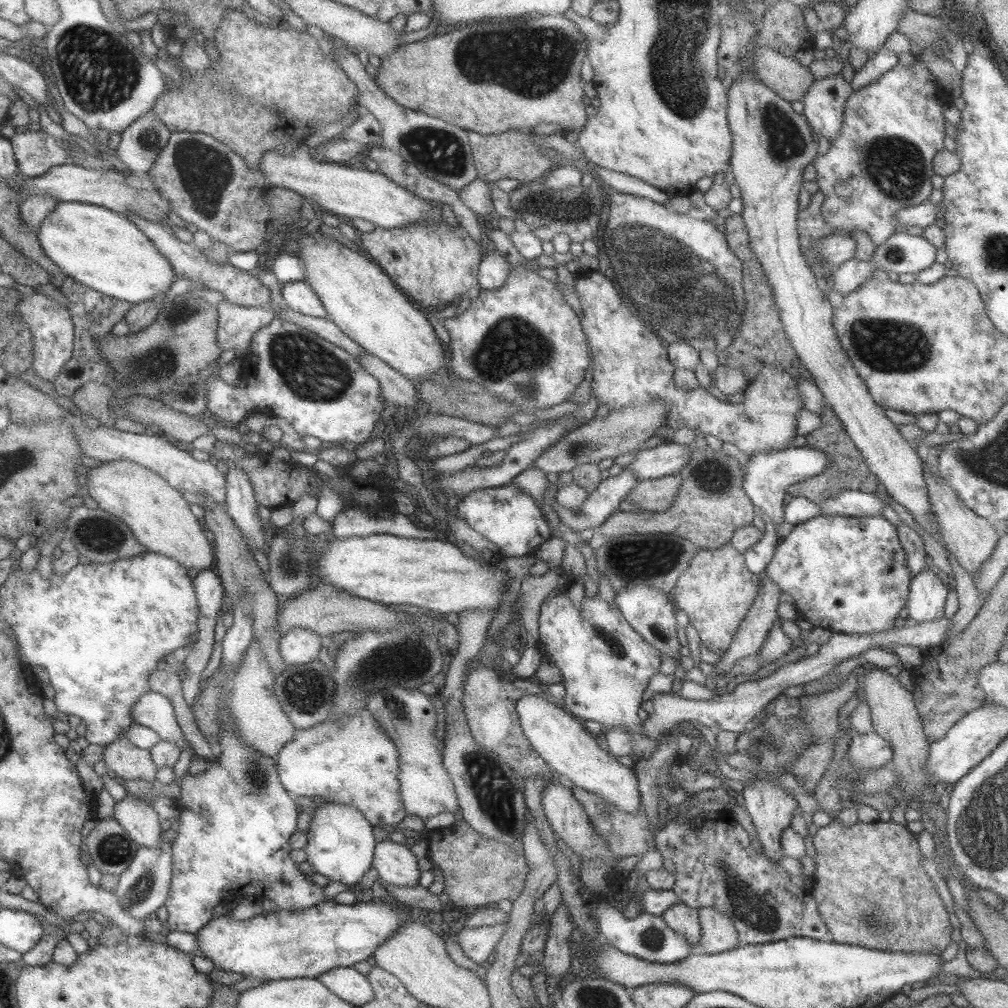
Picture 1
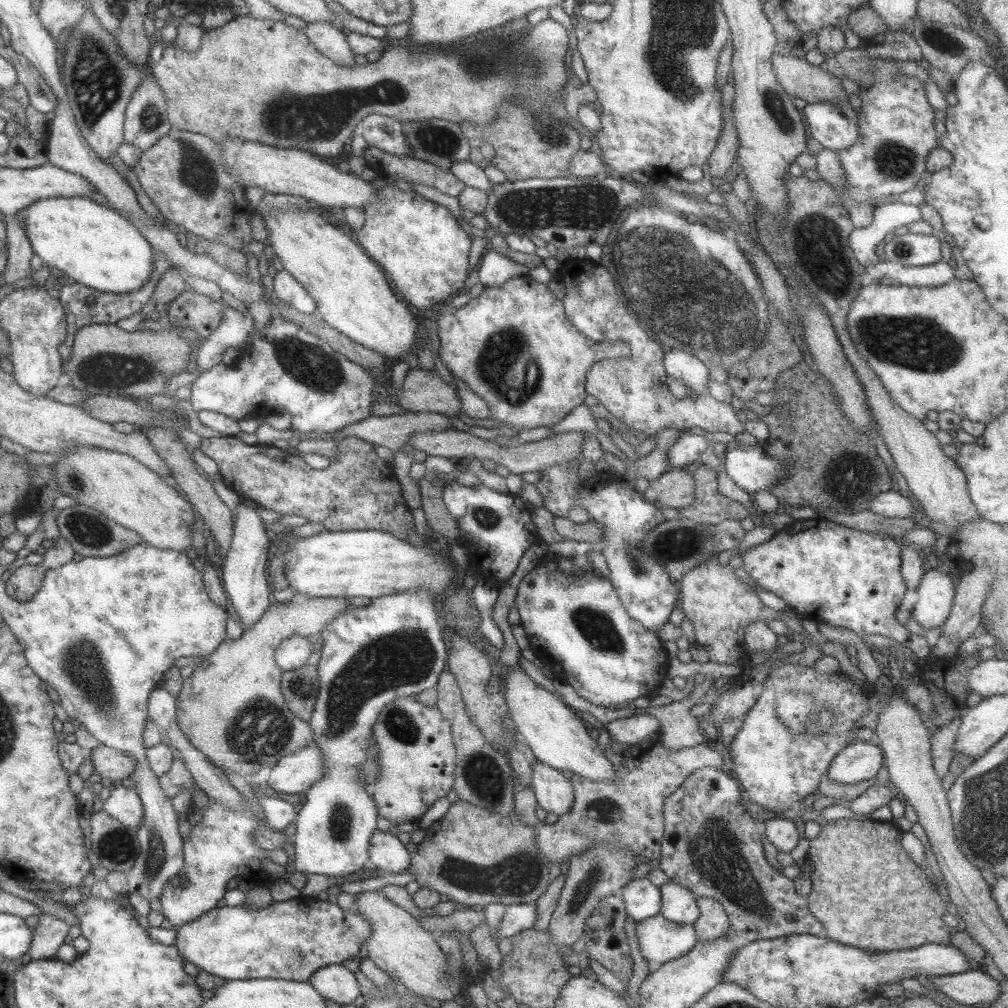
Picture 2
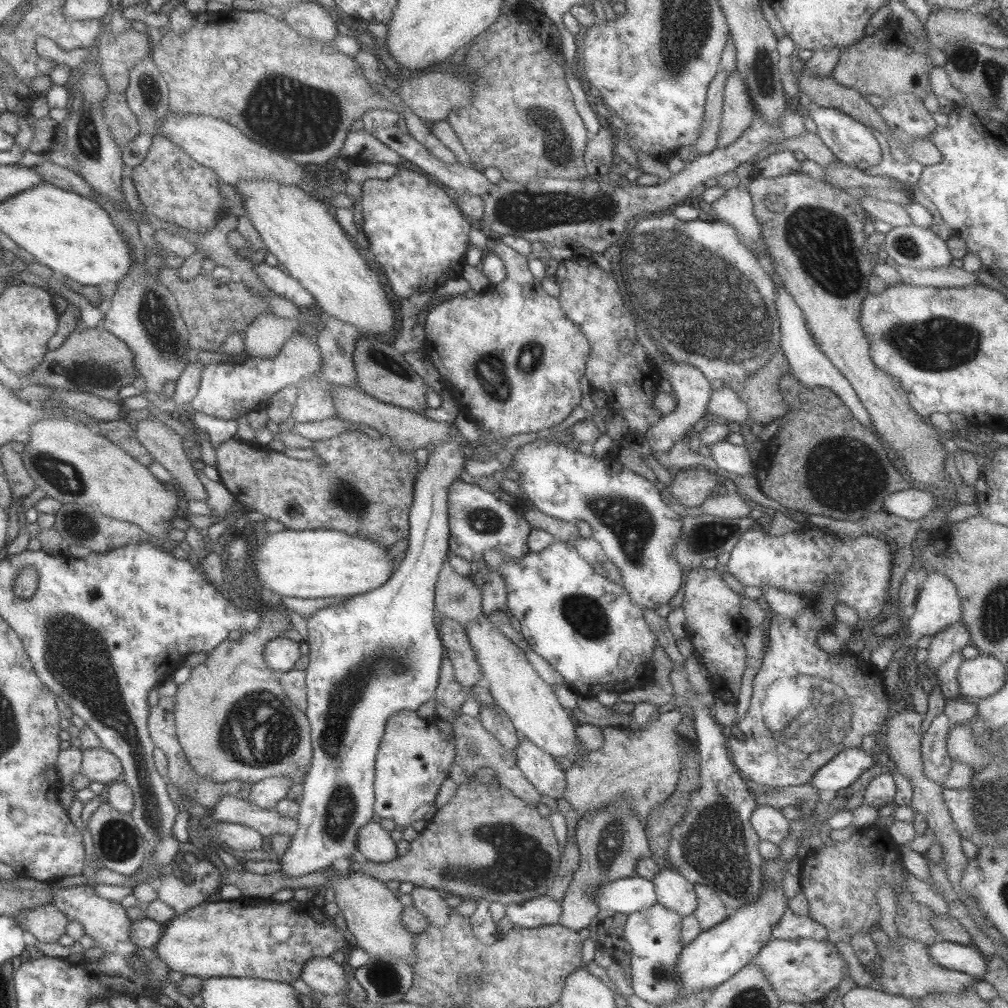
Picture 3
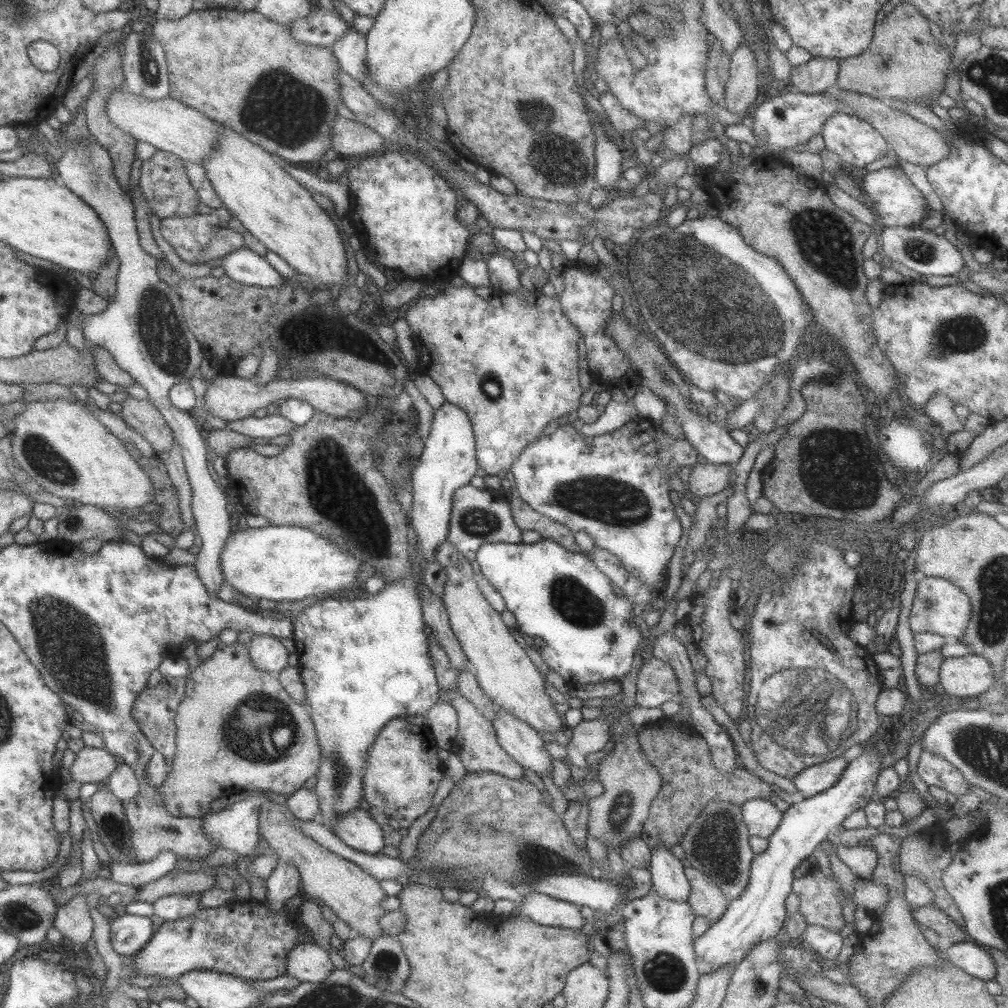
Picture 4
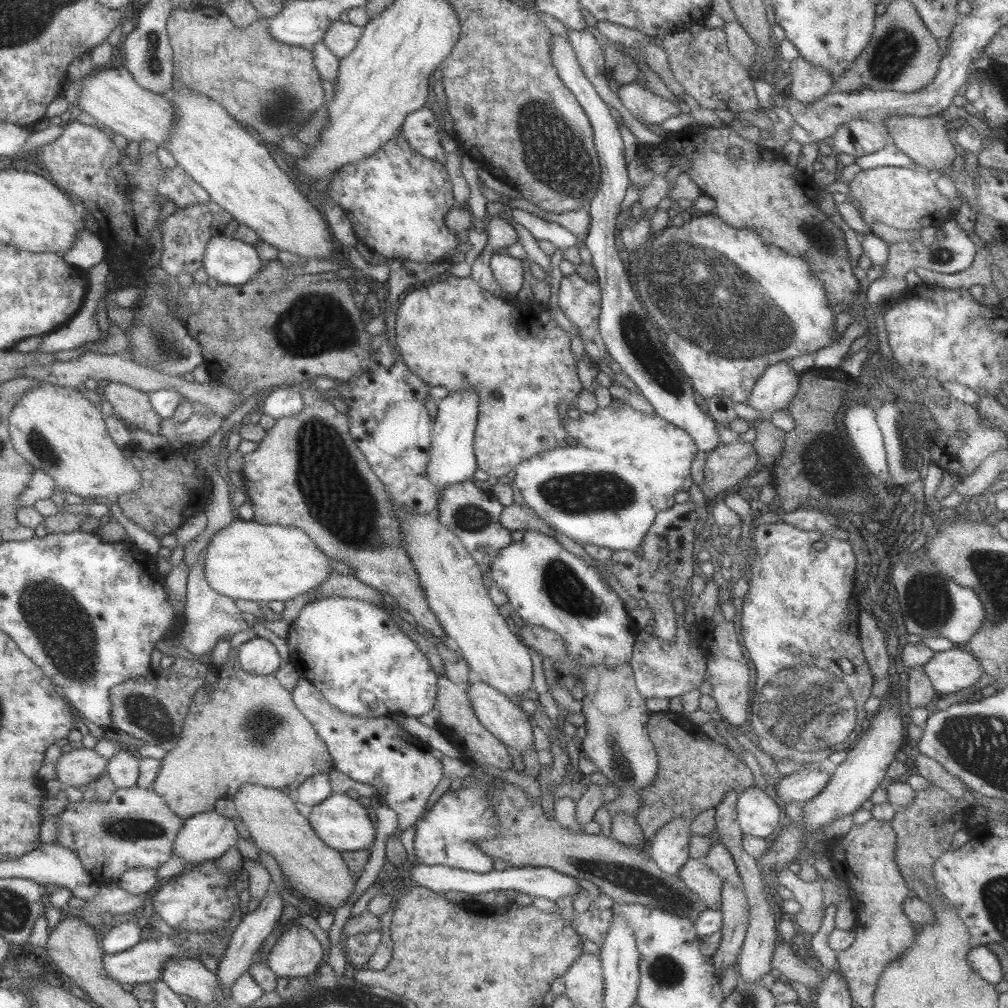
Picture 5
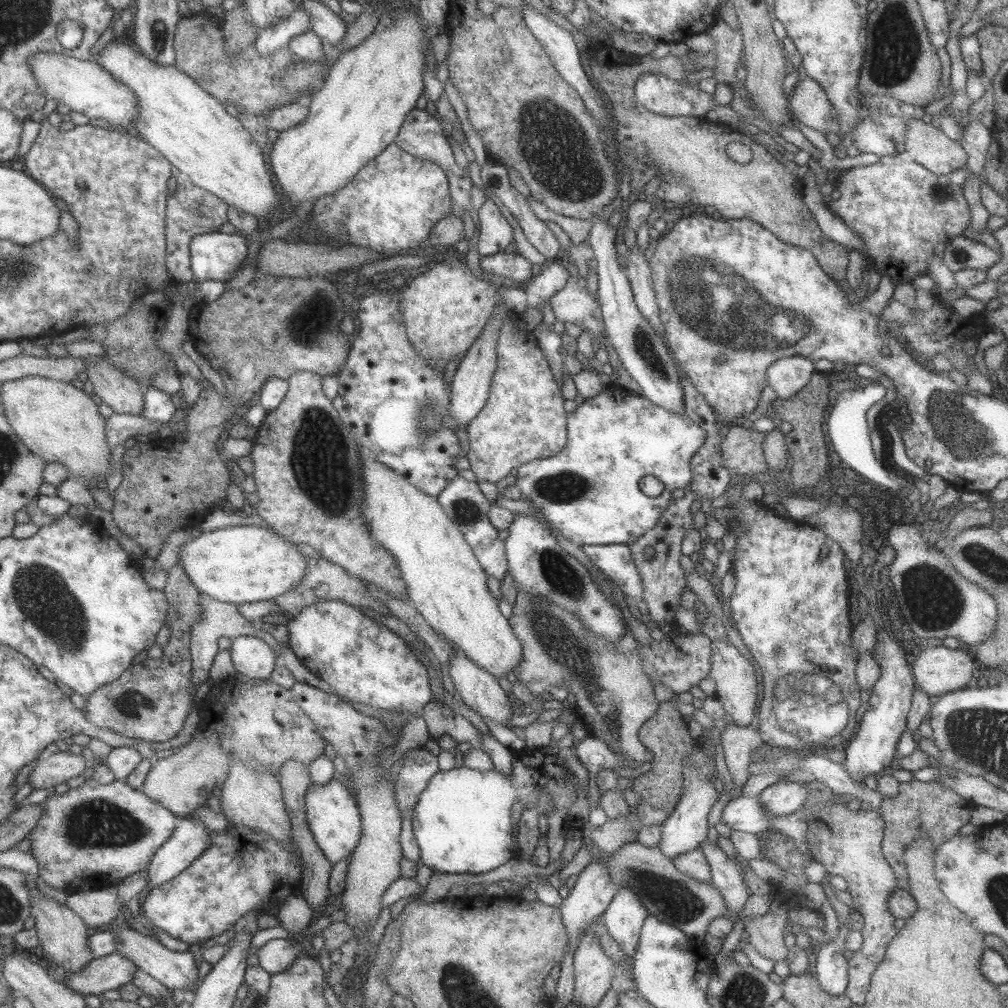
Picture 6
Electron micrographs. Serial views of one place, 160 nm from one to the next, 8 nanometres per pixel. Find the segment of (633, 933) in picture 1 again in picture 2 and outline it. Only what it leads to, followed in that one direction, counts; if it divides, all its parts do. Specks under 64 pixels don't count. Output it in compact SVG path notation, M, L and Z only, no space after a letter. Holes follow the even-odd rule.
M659 914L635 921L640 954L660 965L683 956L698 941L692 925L674 923Z

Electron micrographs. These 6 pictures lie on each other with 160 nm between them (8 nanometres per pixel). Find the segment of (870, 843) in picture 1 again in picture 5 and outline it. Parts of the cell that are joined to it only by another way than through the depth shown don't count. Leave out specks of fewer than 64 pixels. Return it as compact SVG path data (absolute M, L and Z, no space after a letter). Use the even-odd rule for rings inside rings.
M781 868L775 879L777 884L784 886L793 893L793 900L801 906L792 917L796 930L809 935L815 934L827 908L823 903L823 886L817 881L803 882L788 868Z

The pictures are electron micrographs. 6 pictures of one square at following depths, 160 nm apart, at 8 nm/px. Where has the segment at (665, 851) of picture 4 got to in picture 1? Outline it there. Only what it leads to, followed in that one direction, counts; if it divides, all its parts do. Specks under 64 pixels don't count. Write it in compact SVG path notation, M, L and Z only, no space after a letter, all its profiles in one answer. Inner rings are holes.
M679 902L669 906L660 915L664 923L678 935L685 937L692 948L700 939L700 924L698 921L698 910Z

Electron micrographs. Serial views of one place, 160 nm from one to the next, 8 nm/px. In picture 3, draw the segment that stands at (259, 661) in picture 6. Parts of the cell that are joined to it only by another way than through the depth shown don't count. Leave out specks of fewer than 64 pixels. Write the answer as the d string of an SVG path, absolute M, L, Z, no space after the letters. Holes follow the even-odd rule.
M275 638L263 645L262 659L271 670L278 673L293 669L299 655L298 643L287 638Z

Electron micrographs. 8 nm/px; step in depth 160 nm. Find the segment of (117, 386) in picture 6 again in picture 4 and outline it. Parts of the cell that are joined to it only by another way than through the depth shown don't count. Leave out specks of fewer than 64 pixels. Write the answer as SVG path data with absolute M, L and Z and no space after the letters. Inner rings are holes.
M129 395L120 405L120 416L127 427L133 428L157 454L170 451L172 431L159 414L159 410L148 399L137 400Z

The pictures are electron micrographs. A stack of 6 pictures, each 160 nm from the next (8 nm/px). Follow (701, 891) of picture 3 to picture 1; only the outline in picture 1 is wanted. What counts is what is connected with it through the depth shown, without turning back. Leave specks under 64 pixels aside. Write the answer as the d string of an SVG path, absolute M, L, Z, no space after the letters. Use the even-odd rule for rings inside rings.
M702 907L698 910L700 939L705 954L720 953L738 946L738 934L733 921L714 910Z

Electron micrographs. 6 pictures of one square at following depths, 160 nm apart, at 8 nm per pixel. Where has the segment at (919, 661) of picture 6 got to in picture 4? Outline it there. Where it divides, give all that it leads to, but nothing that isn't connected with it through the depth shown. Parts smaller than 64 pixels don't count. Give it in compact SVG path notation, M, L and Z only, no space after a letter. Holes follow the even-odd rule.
M971 652L945 657L938 670L938 682L947 695L966 700L991 688L993 669L988 660Z

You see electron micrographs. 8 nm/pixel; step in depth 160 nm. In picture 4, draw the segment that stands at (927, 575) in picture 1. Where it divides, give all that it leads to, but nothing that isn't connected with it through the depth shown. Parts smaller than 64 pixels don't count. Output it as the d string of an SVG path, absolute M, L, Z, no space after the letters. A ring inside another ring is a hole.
M927 576L917 583L908 623L912 633L931 632L937 636L954 636L961 641L970 619L969 597L958 586L944 578Z

